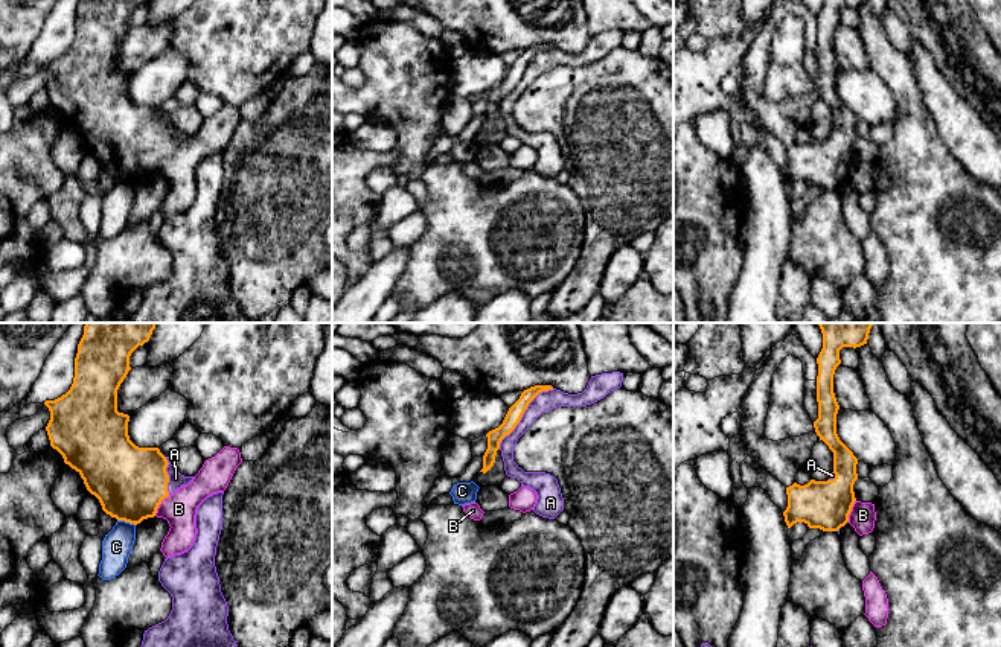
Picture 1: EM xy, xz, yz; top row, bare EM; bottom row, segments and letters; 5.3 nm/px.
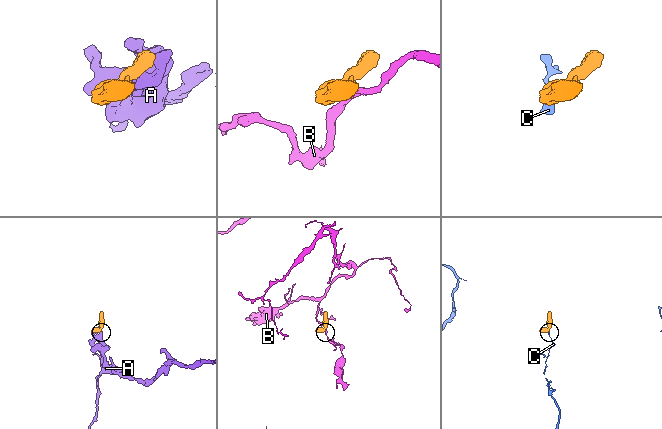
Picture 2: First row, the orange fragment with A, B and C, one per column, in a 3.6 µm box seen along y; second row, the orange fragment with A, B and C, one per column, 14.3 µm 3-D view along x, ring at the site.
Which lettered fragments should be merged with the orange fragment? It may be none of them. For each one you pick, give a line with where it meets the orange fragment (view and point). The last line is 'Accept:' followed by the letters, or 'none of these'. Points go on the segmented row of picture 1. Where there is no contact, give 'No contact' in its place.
A: Touches orange at xz (523, 413)
Accept: A

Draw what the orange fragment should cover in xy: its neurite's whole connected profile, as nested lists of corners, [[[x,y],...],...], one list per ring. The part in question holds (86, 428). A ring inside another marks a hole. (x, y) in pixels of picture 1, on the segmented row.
[[[85,323],[75,358],[70,390],[55,400],[46,400],[50,420],[46,426],[50,446],[75,469],[102,510],[130,524],[154,518],[165,498],[192,483],[181,475],[158,448],[139,448],[128,435],[130,416],[117,411],[117,390],[126,378],[131,353],[149,341],[157,323]]]

